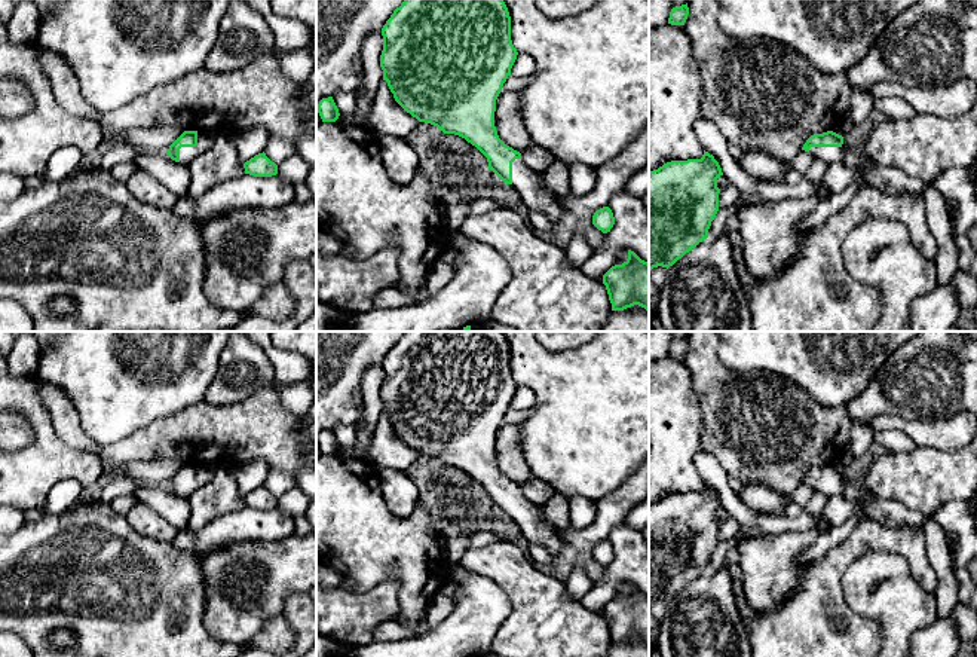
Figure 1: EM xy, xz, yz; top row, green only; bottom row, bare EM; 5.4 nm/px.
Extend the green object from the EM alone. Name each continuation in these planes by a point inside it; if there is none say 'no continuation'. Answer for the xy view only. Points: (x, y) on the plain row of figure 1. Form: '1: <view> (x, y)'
1: xy (204, 473)

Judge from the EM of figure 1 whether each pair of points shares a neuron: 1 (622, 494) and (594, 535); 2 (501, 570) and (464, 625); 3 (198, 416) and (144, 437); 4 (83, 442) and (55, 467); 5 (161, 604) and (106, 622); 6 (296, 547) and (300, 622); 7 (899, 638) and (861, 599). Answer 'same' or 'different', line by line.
1: same
2: different
3: same
4: different
5: same
6: different
7: same

